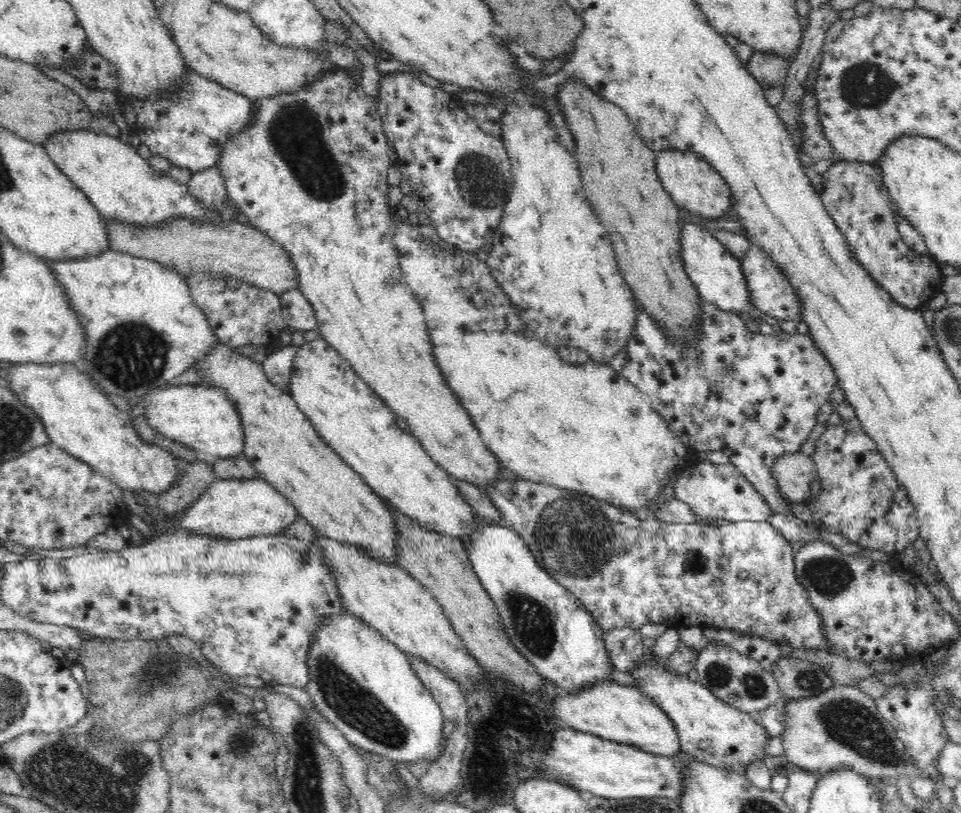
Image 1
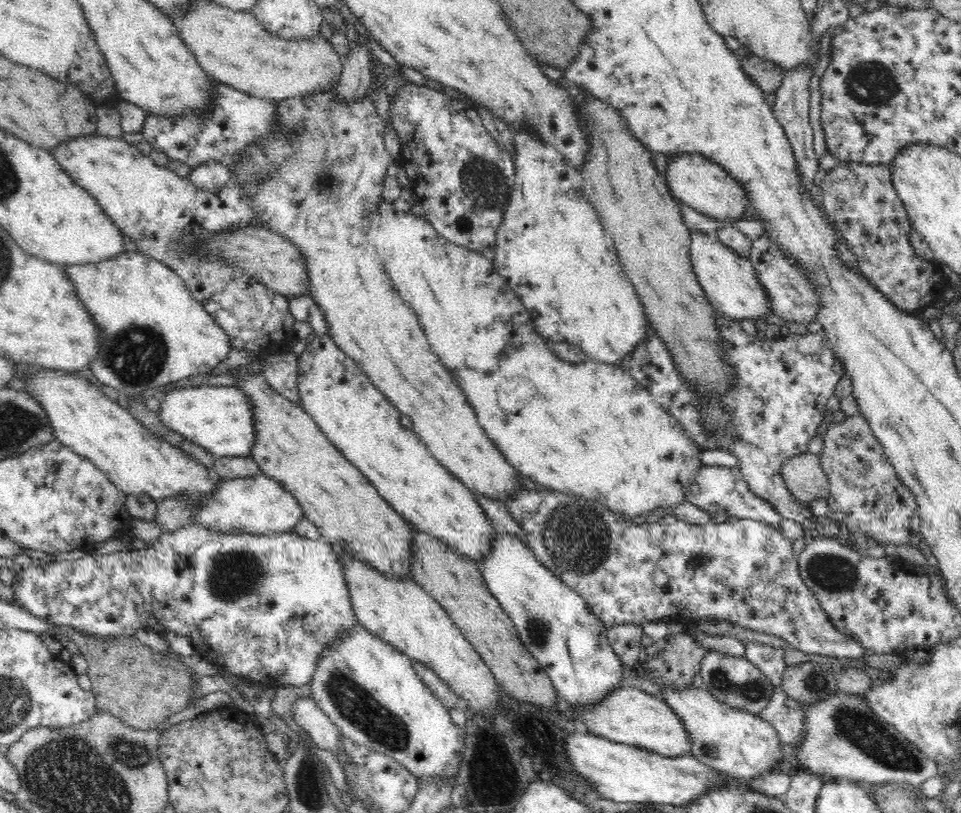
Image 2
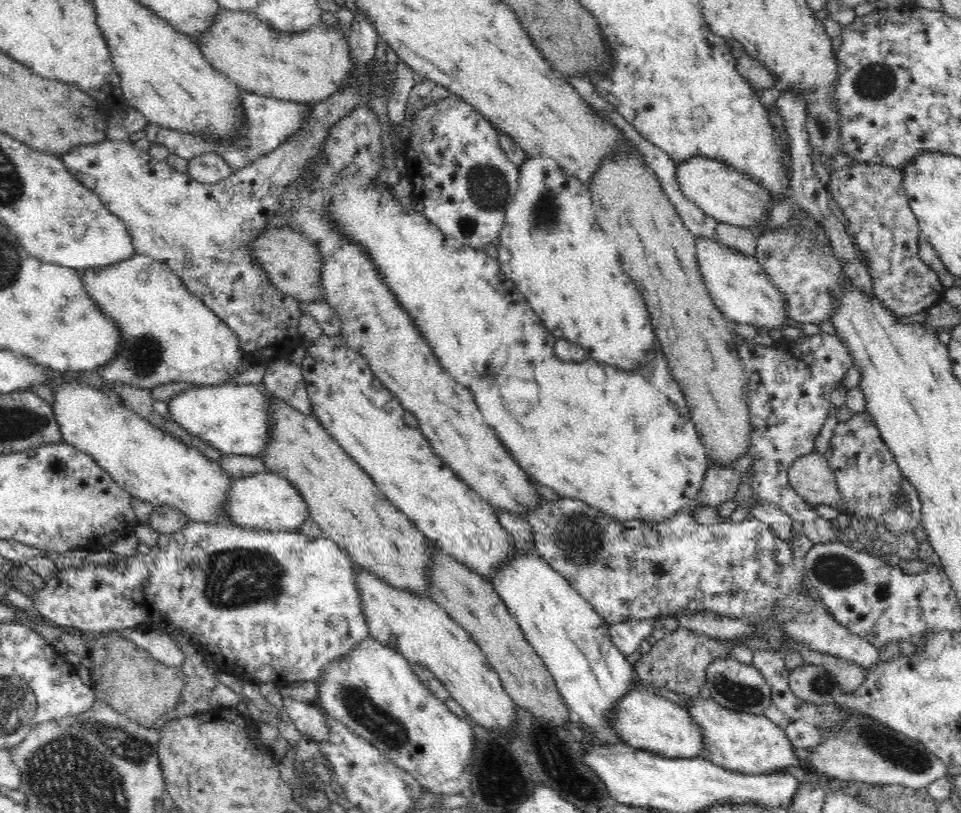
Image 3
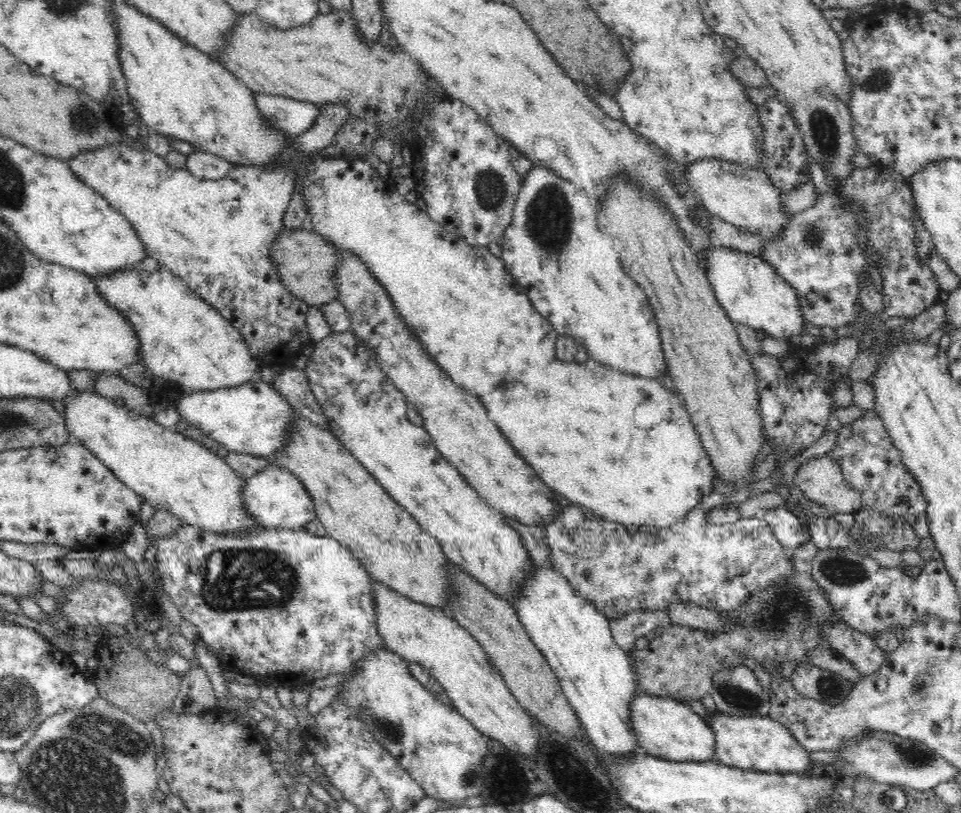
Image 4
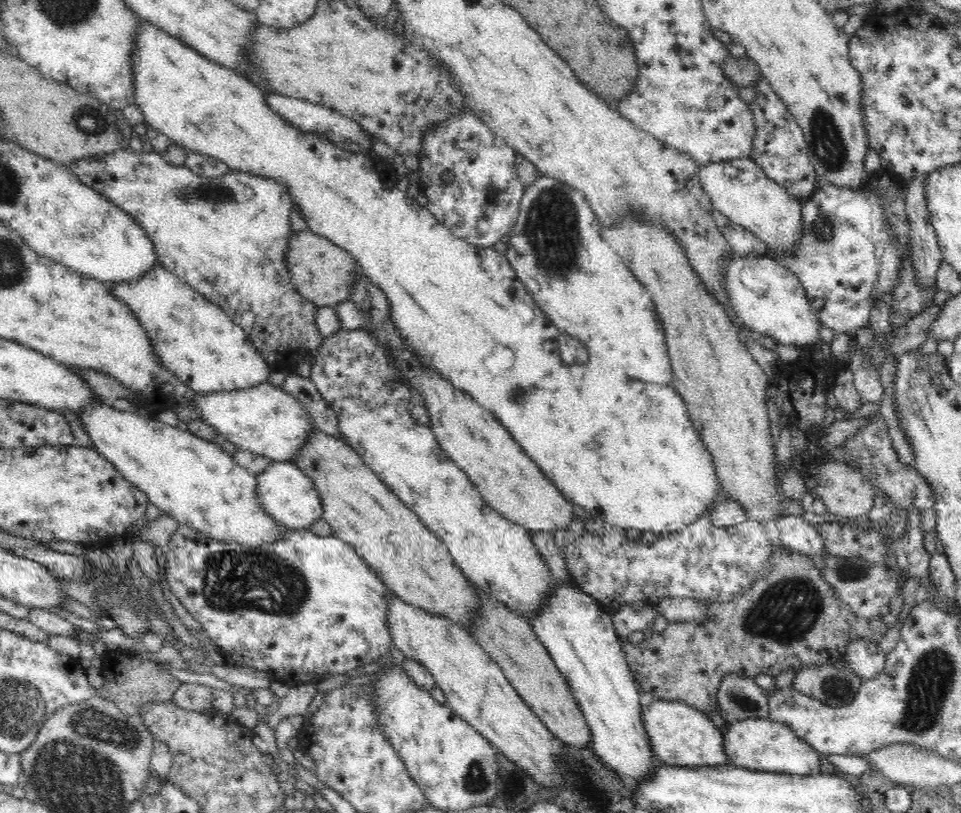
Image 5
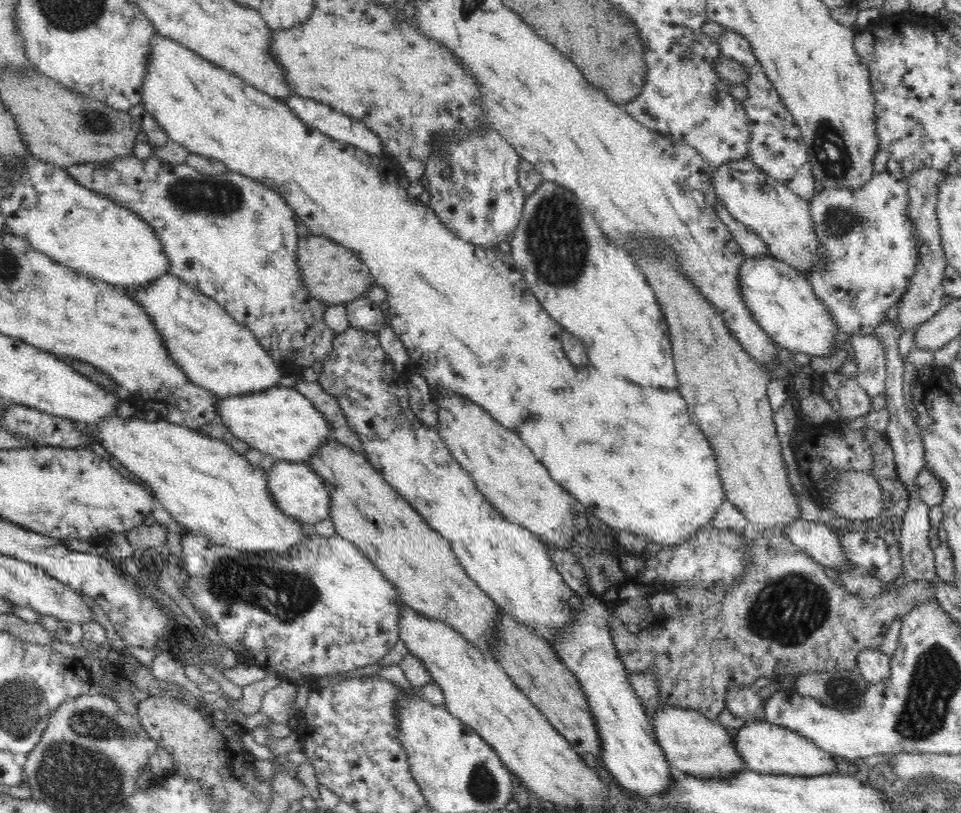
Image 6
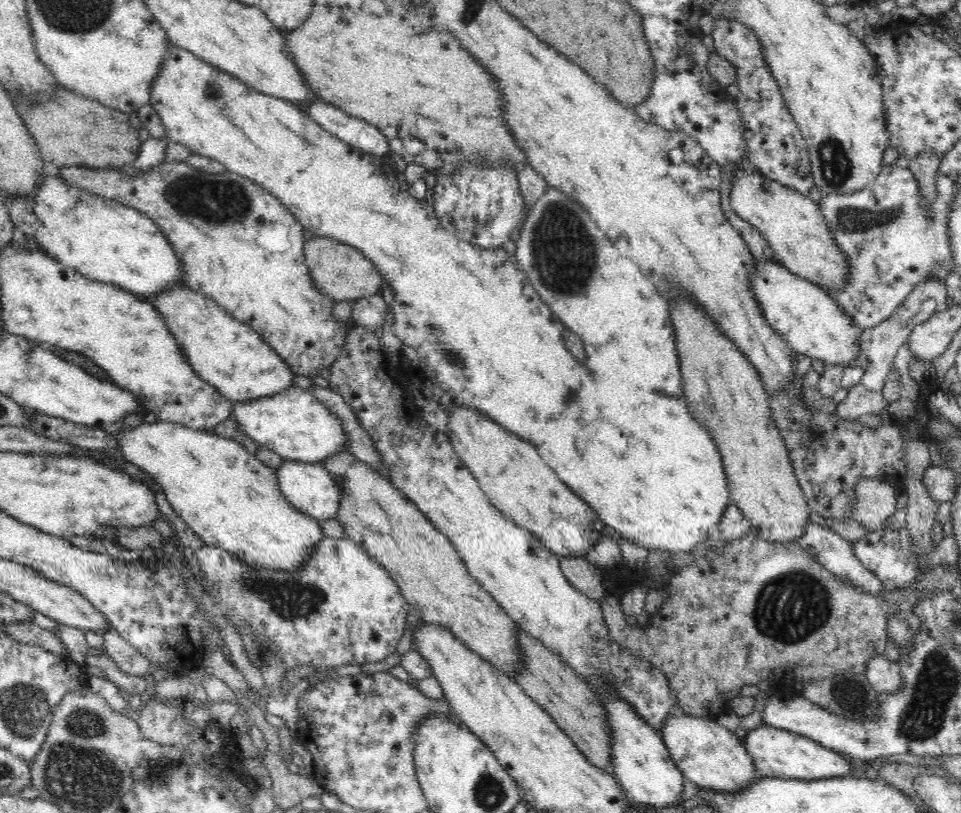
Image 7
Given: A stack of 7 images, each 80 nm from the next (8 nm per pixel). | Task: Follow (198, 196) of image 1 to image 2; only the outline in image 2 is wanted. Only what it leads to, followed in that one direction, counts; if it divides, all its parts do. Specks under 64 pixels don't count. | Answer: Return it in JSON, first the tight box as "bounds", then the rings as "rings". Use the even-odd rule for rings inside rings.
{"bounds":[188,160,231,193],"rings":[[[210,160],[192,168],[188,177],[198,190],[216,193],[231,180],[231,170],[217,160]]]}

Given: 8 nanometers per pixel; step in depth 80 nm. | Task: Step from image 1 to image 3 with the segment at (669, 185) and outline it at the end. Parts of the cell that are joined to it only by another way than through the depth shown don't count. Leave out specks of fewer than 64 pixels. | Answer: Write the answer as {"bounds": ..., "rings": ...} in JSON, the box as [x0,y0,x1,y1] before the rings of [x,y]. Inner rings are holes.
{"bounds":[676,156,773,230],"rings":[[[699,156],[687,158],[677,165],[676,176],[684,196],[718,223],[754,230],[757,224],[767,219],[773,206],[769,192],[754,178],[716,159]]]}

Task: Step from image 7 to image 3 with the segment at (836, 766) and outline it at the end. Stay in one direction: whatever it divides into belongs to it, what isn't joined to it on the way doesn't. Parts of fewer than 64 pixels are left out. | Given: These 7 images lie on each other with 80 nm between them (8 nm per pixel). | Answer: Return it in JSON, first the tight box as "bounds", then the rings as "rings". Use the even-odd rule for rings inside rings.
{"bounds":[685,694,799,774],"rings":[[[699,694],[689,697],[685,708],[699,728],[704,729],[707,742],[700,754],[702,759],[740,774],[767,774],[792,770],[799,772],[794,746],[788,741],[784,731],[768,717],[736,712],[720,706],[712,697],[703,698]]]}

